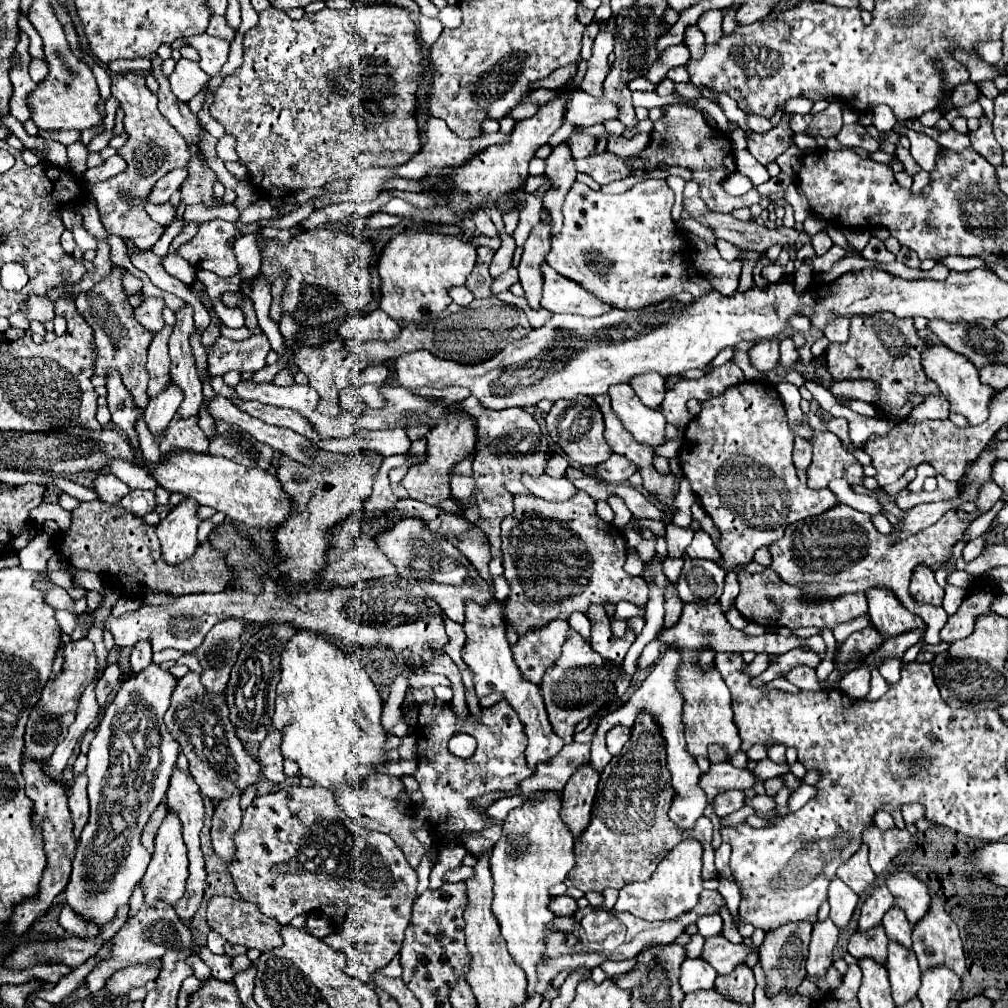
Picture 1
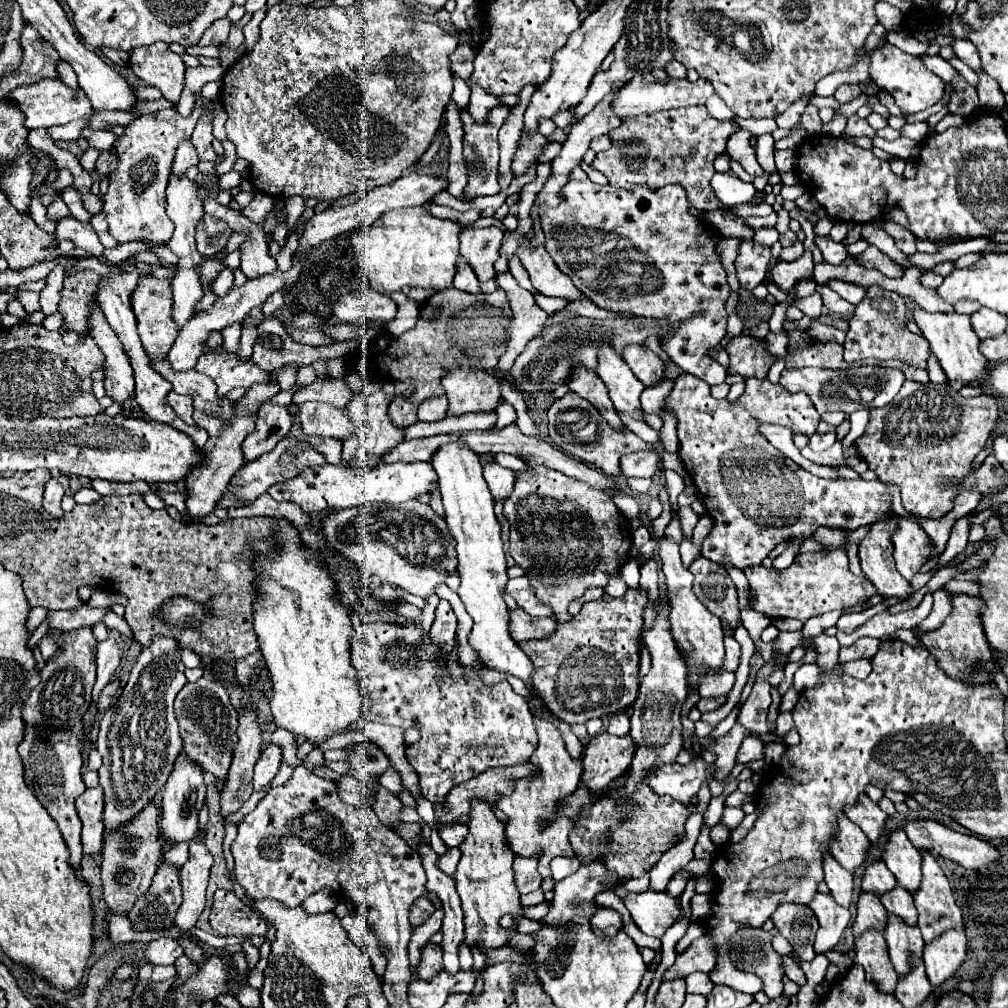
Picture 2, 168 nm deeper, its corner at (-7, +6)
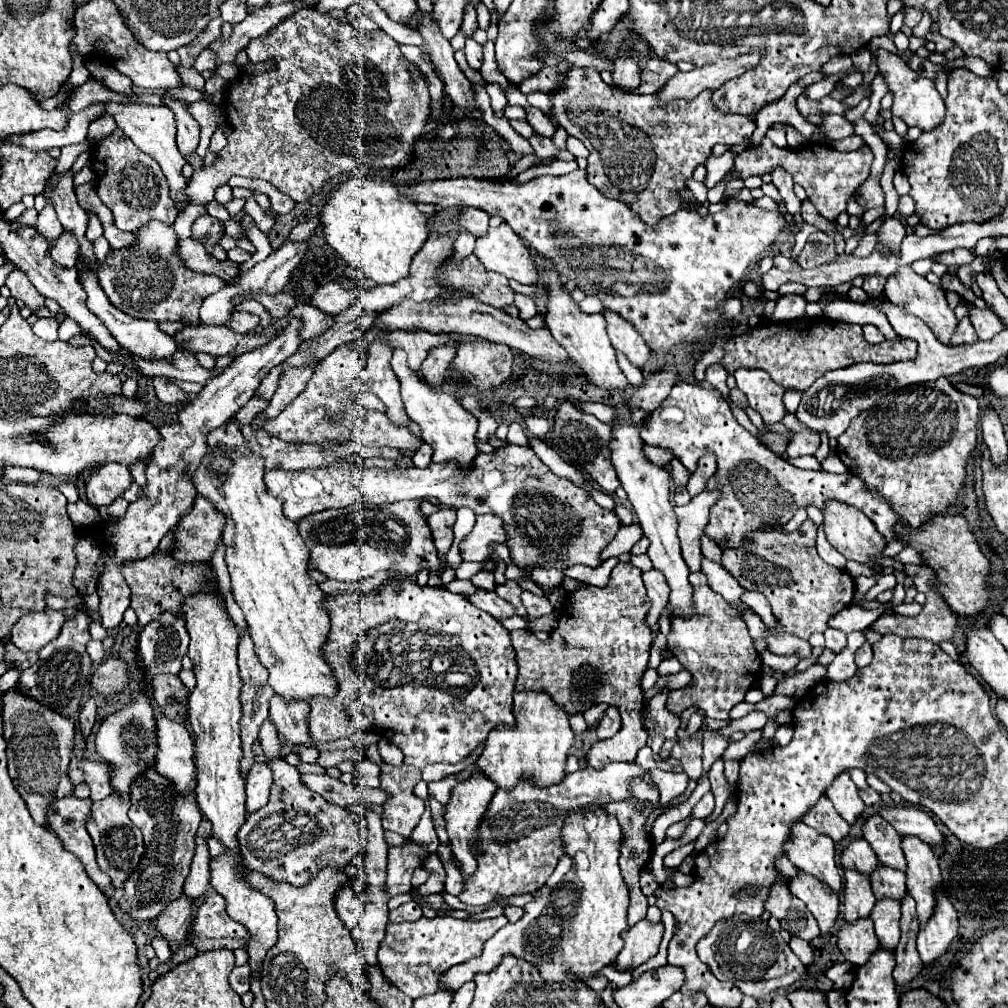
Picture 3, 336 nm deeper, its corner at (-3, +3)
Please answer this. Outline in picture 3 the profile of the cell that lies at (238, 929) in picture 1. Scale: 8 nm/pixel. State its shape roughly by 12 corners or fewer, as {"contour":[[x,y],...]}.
{"contour":[[219,894],[199,906],[189,936],[241,938],[245,928],[225,912]]}

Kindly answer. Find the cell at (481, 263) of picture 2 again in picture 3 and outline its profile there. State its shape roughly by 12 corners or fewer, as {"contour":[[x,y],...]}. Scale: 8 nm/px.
{"contour":[[459,208],[463,228],[483,236],[489,216],[475,208]]}

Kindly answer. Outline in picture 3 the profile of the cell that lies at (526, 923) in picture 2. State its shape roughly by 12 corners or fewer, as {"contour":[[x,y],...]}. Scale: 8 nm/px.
{"contour":[[505,916],[387,924],[385,978],[411,998],[481,956]]}

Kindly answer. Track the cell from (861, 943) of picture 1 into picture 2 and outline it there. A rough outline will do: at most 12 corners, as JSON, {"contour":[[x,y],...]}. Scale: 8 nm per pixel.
{"contour":[[861,893],[853,935],[885,933],[887,911],[873,895]]}

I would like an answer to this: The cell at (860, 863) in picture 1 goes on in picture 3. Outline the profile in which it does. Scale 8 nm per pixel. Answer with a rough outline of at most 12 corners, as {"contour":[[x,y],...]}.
{"contour":[[827,796],[801,816],[807,826],[841,842],[849,824]]}

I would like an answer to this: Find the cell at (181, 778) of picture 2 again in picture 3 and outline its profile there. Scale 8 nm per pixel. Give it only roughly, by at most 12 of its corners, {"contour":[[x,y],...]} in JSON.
{"contour":[[157,716],[155,768],[179,794],[195,790],[193,738]]}

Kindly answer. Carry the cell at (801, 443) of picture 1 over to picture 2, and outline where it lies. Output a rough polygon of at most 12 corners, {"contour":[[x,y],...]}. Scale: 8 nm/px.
{"contour":[[835,433],[809,437],[813,451],[825,451],[837,441]]}

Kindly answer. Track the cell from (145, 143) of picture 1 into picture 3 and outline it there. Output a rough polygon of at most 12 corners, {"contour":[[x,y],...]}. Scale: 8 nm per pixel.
{"contour":[[119,128],[97,142],[97,194],[119,230],[177,210],[159,164]]}

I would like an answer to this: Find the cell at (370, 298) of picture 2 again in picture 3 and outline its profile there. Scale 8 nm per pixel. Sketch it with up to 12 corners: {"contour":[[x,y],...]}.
{"contour":[[335,282],[319,286],[309,300],[325,314],[343,312],[359,292]]}

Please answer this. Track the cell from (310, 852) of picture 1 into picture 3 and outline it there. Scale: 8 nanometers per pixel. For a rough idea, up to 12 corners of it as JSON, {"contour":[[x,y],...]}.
{"contour":[[265,756],[269,802],[239,830],[247,870],[303,886],[363,852],[359,814]]}

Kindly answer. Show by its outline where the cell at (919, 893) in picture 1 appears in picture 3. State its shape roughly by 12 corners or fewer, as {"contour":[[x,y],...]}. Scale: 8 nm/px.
{"contour":[[873,814],[863,838],[879,862],[905,872],[901,836]]}

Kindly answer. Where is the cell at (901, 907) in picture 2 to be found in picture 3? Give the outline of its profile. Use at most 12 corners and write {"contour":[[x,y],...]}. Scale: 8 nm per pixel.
{"contour":[[881,862],[869,874],[875,898],[901,900],[905,874]]}

